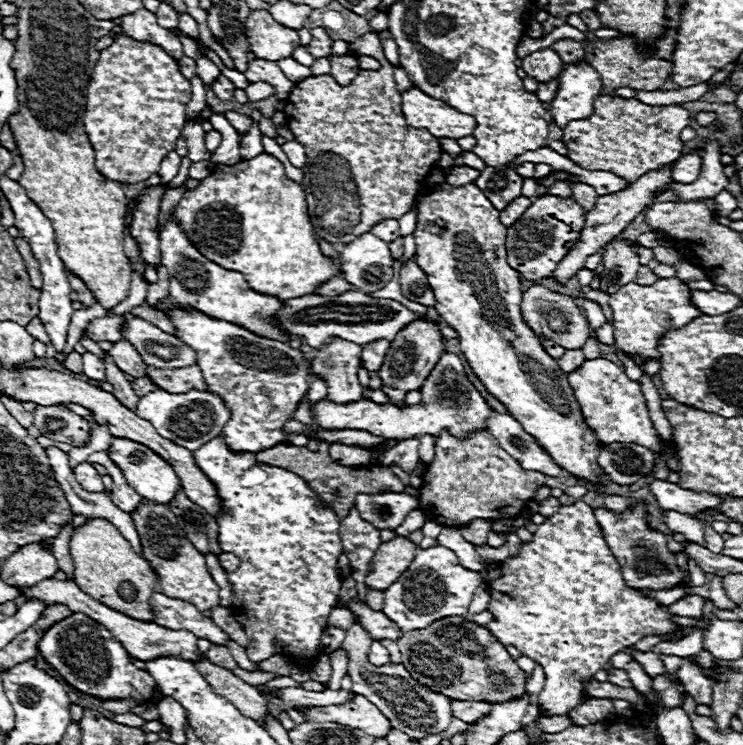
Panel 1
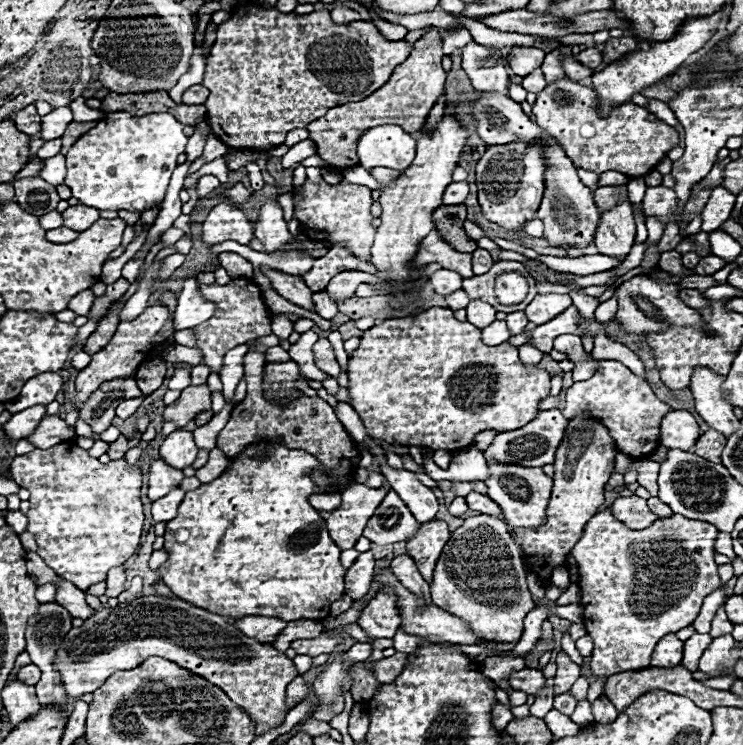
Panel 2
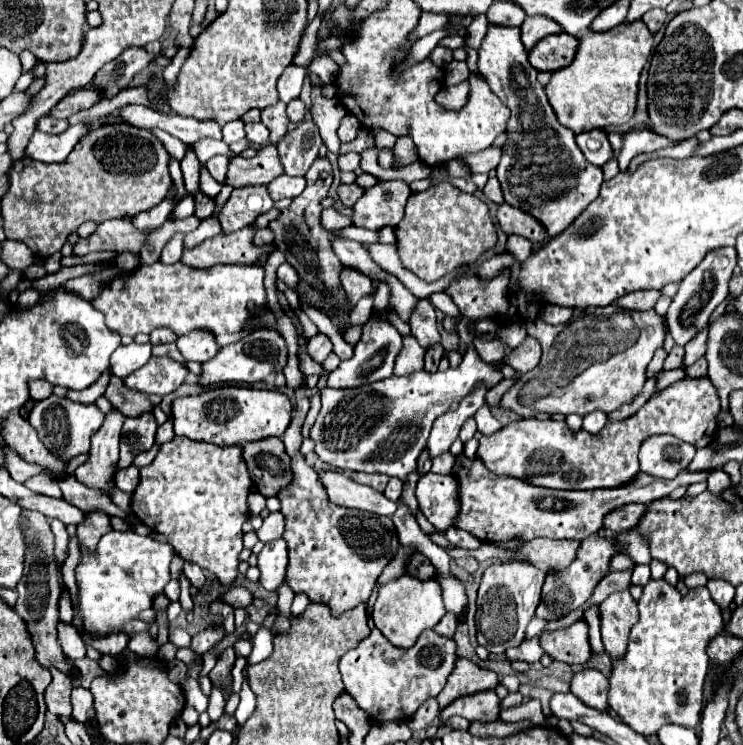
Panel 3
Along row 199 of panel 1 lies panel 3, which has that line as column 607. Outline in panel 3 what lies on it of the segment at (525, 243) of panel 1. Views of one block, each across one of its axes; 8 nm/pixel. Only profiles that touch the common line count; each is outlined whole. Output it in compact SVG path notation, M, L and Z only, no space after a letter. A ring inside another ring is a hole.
M592 534L586 540L582 540L576 560L566 570L552 572L546 576L546 582L542 588L542 604L538 604L536 618L548 622L548 620L558 620L558 618L570 614L572 610L578 610L592 596L600 578L608 574L608 562L614 554L616 554L616 548L614 548L612 536L600 538L598 534Z

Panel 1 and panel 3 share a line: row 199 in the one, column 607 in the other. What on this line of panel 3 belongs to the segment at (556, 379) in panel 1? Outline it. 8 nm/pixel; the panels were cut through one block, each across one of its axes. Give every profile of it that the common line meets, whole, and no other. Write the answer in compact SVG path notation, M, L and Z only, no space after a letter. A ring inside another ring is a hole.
M708 376L684 378L674 382L662 392L656 392L638 414L622 420L608 422L598 434L584 430L572 432L566 422L520 418L502 426L498 432L480 438L476 456L494 472L514 476L534 486L558 490L592 490L616 488L630 482L638 472L638 448L652 434L674 434L696 448L708 446L716 438L720 400L718 388L710 384Z

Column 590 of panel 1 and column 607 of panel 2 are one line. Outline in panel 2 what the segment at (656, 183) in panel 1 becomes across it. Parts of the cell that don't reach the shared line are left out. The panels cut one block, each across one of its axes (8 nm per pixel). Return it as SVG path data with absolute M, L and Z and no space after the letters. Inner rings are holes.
M624 198L614 208L602 212L602 222L598 224L594 244L600 254L626 258L634 244L634 234L636 224L632 204L628 198Z

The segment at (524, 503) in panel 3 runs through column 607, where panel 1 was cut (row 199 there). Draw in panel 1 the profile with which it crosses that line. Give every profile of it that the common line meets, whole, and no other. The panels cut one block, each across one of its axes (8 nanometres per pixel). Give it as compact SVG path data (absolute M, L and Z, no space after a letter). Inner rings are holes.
M500 166L484 168L474 184L480 186L484 194L488 194L488 200L492 202L492 206L496 206L496 210L504 210L504 206L508 206L512 198L518 198L522 194L524 178L514 168Z

